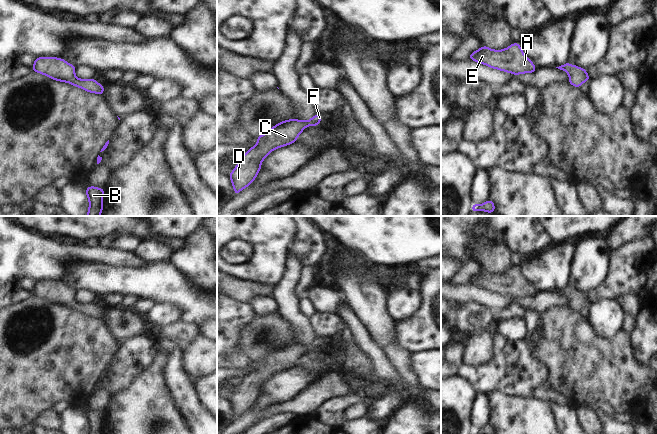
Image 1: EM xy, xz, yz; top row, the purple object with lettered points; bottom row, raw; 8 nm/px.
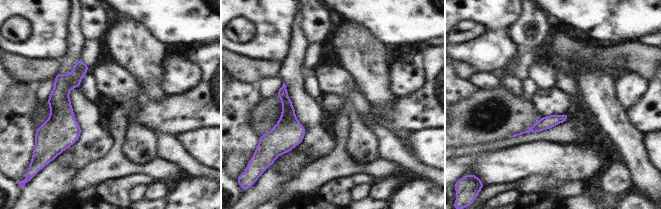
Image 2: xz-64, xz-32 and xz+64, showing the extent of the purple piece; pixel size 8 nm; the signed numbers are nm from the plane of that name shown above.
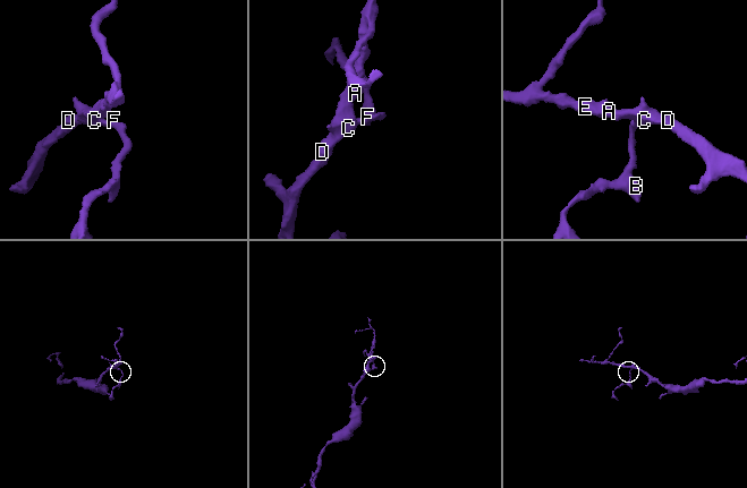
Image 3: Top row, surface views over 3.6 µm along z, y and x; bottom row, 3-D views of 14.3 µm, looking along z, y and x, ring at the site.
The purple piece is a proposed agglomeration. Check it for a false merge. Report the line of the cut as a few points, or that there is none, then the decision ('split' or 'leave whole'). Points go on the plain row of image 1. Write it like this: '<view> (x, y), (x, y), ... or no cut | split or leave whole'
no cut | leave whole

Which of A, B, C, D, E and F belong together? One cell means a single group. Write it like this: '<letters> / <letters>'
A B C D E F

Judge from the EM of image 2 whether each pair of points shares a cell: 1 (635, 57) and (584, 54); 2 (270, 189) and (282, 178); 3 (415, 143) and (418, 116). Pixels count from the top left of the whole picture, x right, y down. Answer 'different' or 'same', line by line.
1: same
2: same
3: different

